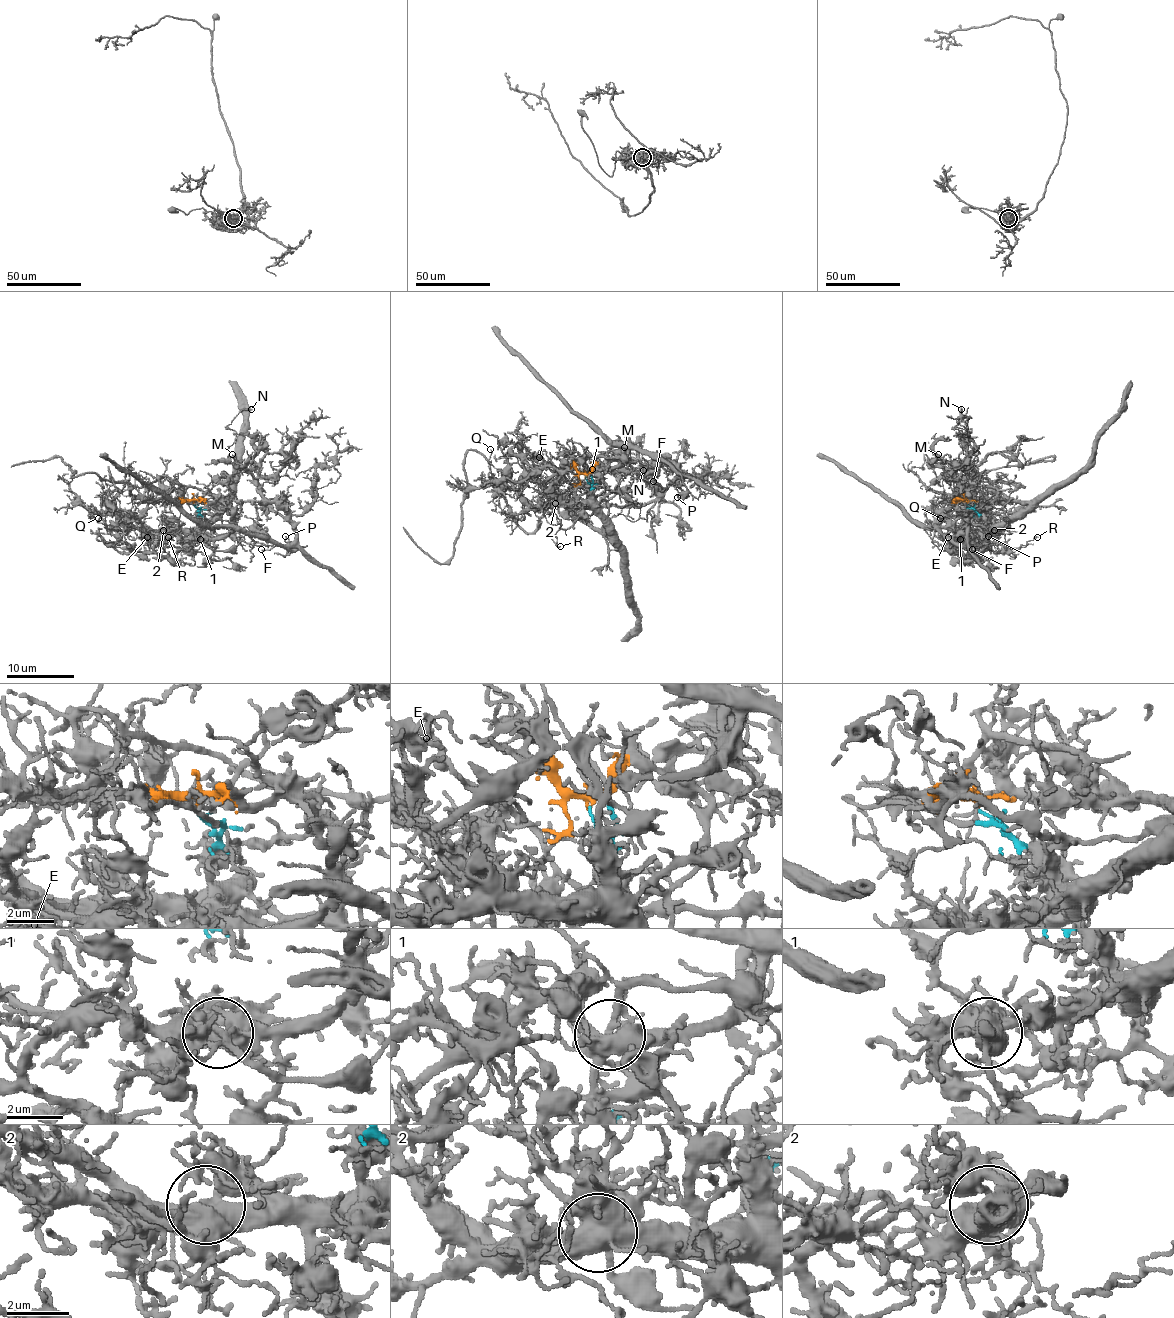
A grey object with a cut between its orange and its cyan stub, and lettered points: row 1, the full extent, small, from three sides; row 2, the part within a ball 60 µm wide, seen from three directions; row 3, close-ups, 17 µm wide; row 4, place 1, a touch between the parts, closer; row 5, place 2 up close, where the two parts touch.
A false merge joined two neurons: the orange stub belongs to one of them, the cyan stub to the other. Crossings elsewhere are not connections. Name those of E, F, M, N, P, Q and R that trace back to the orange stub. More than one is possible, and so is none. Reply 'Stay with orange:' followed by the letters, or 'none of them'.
Stay with orange: E, F, M, N, P

